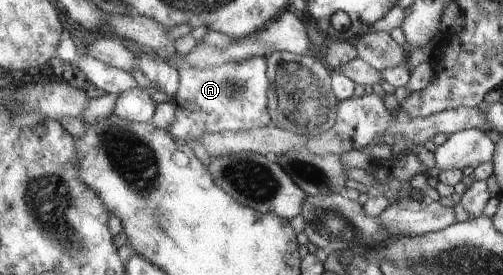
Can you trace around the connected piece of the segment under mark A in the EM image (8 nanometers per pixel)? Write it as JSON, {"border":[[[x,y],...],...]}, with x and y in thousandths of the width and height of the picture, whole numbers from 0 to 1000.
{"border":[[[332,175],[316,189],[340,233],[348,233],[358,262],[358,327],[344,364],[352,393],[352,447],[336,473],[344,495],[368,513],[396,505],[408,491],[443,484],[449,495],[483,487],[503,469],[531,462],[543,451],[537,415],[537,287],[533,276],[533,229],[527,207],[501,207],[465,233],[455,225],[435,244],[414,244],[410,255],[380,247],[374,218],[344,182]]]}

